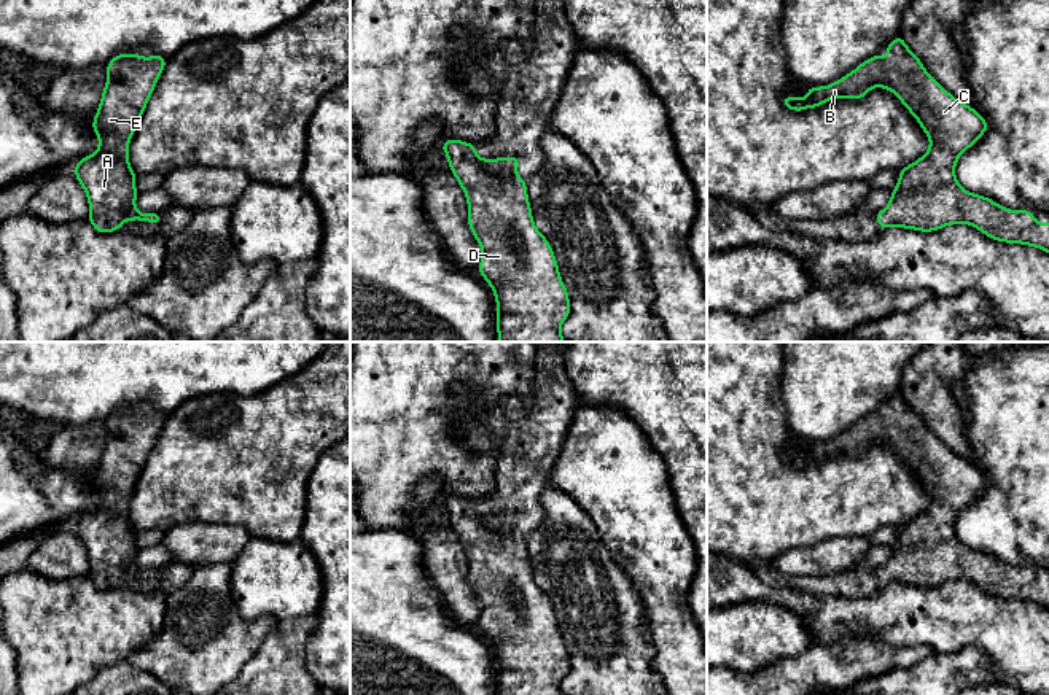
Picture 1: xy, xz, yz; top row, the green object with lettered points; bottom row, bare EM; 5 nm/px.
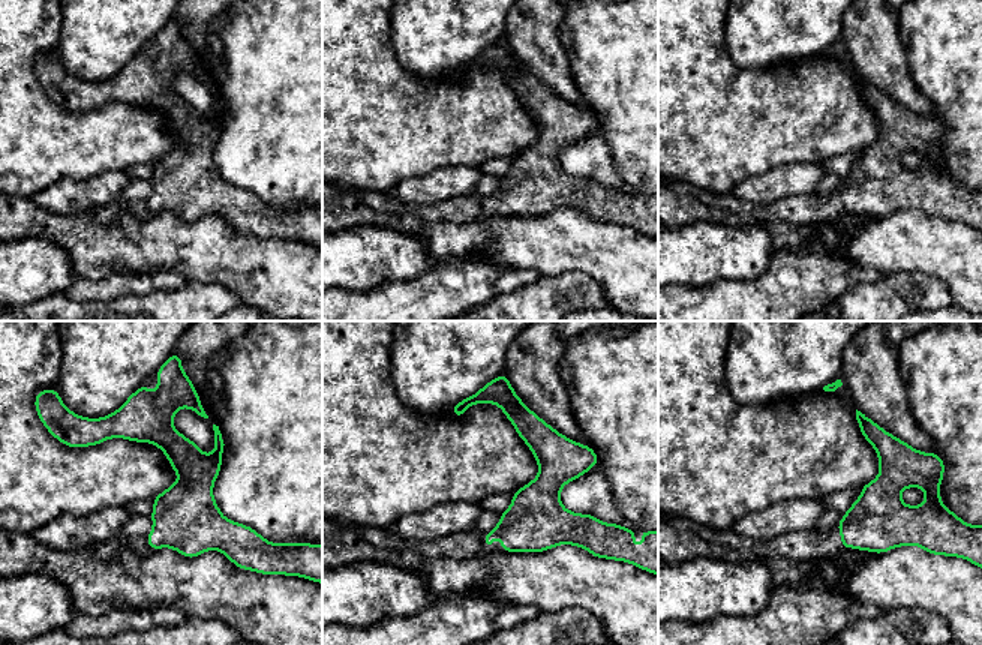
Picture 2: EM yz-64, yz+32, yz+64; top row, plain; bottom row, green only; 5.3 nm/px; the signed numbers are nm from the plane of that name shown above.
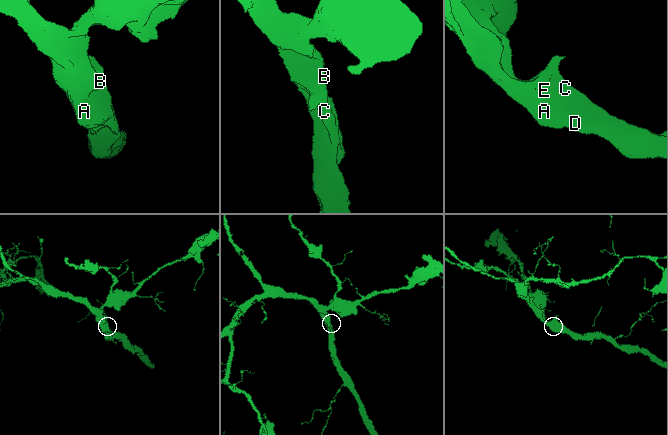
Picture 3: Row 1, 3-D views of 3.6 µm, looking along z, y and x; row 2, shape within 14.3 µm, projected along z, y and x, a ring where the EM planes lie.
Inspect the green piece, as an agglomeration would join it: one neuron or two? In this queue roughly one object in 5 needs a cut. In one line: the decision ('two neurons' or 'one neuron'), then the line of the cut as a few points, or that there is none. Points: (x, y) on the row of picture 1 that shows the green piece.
one neuron; no cut

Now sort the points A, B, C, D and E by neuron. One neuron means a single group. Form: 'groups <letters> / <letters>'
groups A B C D E

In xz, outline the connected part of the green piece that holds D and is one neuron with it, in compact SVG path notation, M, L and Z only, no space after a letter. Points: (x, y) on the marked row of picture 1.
M449 138L441 143L468 204L468 226L482 250L478 270L495 293L498 342L567 342L560 334L570 315L568 291L548 239L536 229L527 183L516 173L516 156L482 159L476 145Z

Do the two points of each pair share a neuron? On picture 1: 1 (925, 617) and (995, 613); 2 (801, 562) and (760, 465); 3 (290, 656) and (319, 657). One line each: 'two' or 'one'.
1: one
2: two
3: two

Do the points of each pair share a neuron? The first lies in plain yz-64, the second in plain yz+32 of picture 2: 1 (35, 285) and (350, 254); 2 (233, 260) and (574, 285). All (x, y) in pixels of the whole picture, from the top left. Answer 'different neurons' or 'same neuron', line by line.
1: same neuron
2: different neurons

